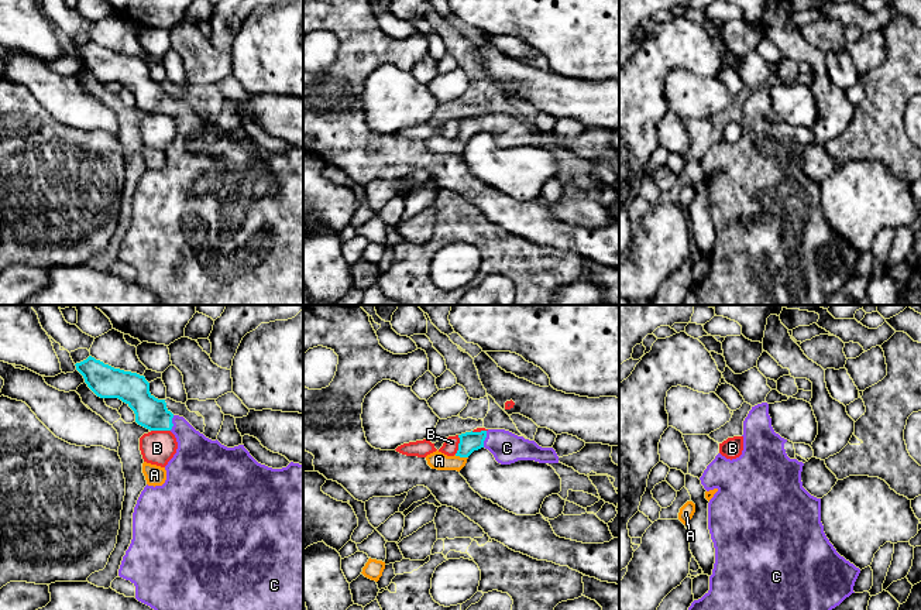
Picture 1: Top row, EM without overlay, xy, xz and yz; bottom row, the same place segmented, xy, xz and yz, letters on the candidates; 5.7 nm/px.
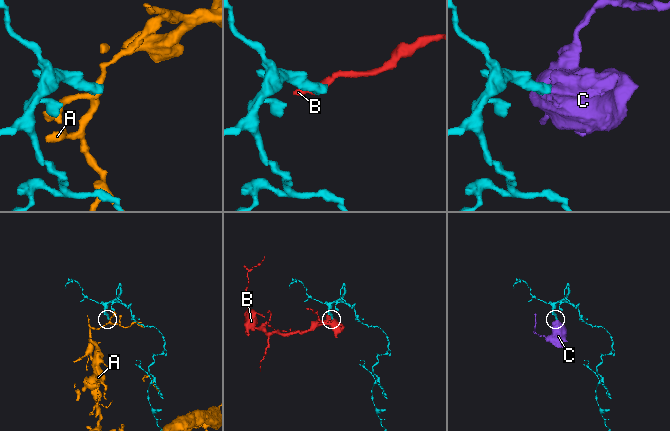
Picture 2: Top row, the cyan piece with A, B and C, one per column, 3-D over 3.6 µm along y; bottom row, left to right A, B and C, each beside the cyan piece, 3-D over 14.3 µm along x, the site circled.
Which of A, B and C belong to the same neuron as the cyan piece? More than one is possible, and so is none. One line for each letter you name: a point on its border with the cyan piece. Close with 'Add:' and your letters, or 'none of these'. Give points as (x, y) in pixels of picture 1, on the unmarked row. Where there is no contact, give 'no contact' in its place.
C: contact xz (484, 123)
Add: C

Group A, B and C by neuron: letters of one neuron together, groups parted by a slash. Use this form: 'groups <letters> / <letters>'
groups A / B / C

